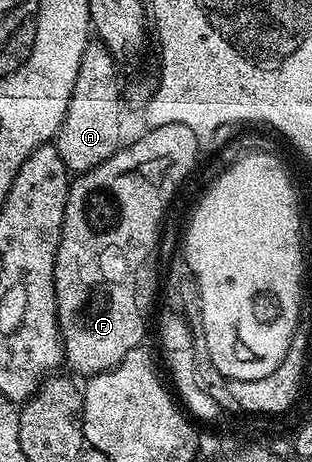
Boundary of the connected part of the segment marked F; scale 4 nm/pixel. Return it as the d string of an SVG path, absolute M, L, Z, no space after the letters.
M164 124L163 126L151 126L145 131L147 134L142 134L134 143L129 146L129 144L123 145L120 149L114 153L111 158L104 160L104 164L100 164L96 168L92 168L88 172L77 175L70 183L70 191L68 192L68 204L64 208L64 224L62 225L62 231L60 232L60 248L56 252L56 268L54 269L54 287L56 288L56 312L58 313L58 331L62 337L62 352L64 355L65 365L71 366L78 374L86 374L85 376L93 376L95 374L103 374L105 370L110 370L113 366L118 366L120 360L124 360L124 356L128 356L128 352L132 352L132 348L143 345L144 339L142 337L146 334L146 322L142 319L142 310L138 307L138 278L140 282L140 275L142 274L142 265L144 264L144 259L146 259L146 252L150 249L151 243L155 239L155 226L158 226L159 214L162 214L162 208L166 205L167 198L170 197L171 190L174 190L175 183L178 182L180 178L183 177L186 170L195 169L193 165L194 152L195 152L195 142L192 132L192 128L188 128L185 124Z

